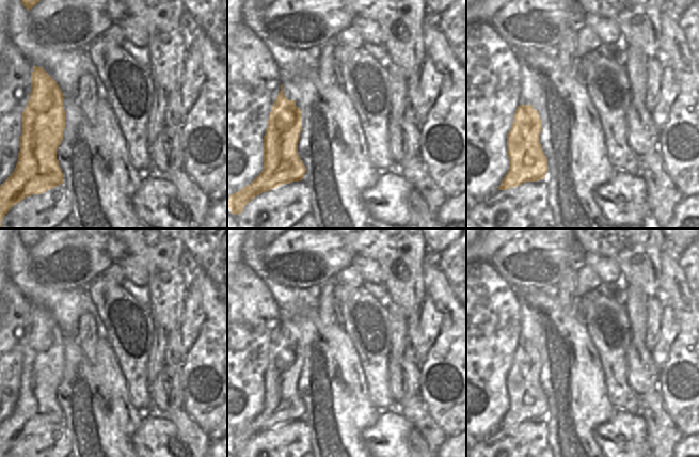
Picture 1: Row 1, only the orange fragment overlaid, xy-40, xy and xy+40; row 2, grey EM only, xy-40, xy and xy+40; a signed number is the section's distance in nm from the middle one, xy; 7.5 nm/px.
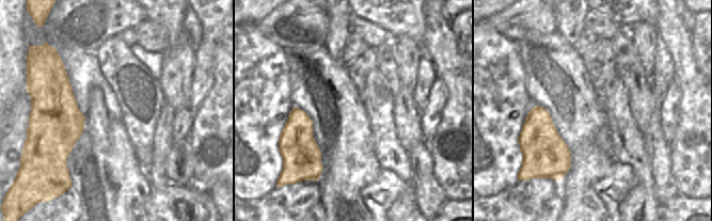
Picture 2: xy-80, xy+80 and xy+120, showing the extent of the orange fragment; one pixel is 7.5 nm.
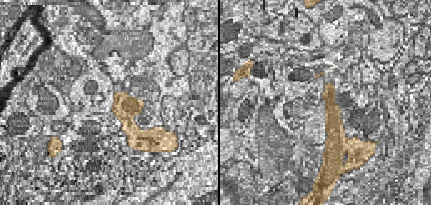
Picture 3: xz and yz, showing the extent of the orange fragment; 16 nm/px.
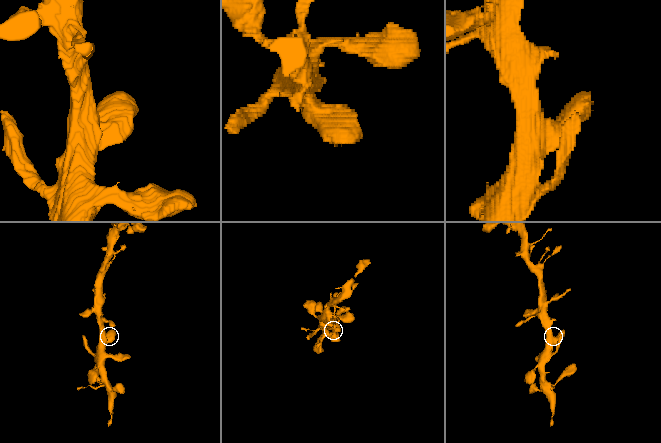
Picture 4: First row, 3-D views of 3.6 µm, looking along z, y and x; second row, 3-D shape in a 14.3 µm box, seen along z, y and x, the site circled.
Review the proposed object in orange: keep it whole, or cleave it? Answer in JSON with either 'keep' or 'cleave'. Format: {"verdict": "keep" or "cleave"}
{"verdict": "keep"}

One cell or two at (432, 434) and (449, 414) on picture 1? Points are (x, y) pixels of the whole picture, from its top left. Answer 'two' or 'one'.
two

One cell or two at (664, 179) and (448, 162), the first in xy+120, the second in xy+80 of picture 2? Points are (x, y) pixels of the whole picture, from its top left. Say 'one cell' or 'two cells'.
two cells

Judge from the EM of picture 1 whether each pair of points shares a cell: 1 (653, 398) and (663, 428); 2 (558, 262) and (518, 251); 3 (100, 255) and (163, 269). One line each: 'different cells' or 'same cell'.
1: same cell
2: same cell
3: different cells

